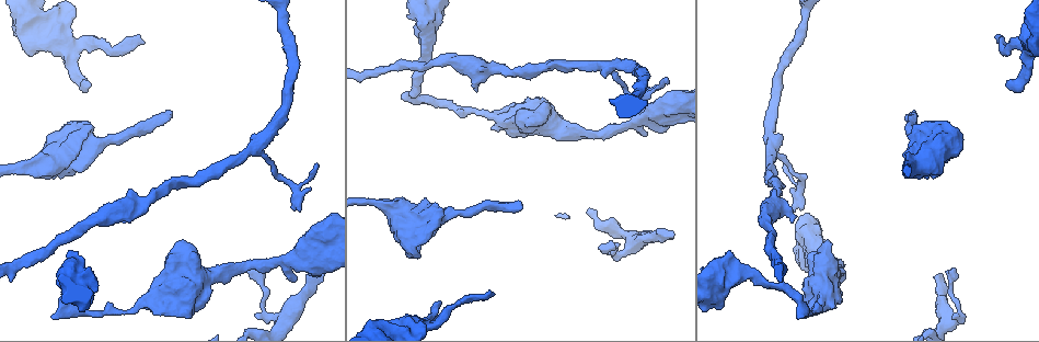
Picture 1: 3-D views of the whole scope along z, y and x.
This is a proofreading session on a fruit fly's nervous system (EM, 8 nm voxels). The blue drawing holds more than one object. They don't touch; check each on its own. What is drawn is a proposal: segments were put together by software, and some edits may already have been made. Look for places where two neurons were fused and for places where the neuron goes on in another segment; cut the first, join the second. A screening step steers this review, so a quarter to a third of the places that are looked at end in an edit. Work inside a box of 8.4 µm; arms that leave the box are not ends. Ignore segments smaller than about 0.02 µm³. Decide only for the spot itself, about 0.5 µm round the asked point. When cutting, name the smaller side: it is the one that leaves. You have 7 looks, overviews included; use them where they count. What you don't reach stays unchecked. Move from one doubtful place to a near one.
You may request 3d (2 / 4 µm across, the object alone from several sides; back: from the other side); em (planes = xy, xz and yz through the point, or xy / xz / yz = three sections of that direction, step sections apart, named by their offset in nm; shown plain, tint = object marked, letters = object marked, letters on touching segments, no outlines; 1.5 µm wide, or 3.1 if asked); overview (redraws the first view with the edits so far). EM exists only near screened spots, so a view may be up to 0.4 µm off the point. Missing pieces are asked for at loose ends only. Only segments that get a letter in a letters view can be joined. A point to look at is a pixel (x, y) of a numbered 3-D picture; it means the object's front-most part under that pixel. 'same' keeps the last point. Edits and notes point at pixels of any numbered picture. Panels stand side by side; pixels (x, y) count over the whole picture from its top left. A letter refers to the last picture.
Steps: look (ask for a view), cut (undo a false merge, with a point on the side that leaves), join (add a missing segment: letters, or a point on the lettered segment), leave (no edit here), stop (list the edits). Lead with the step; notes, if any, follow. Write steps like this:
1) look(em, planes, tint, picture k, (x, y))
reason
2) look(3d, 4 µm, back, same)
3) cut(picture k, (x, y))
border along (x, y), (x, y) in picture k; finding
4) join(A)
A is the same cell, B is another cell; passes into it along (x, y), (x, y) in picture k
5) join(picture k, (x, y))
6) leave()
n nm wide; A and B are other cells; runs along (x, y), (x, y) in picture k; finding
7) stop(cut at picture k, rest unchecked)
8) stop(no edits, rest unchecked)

look(3d, 2 µm, picture 1, (404, 93))

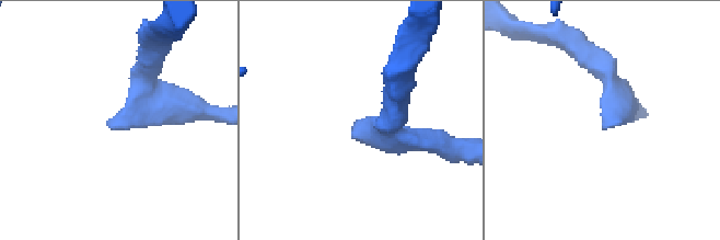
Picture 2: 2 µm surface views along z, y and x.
look(em, xy, step 8, letters, picture 2, (355, 125))
arms of 190, 200 nm

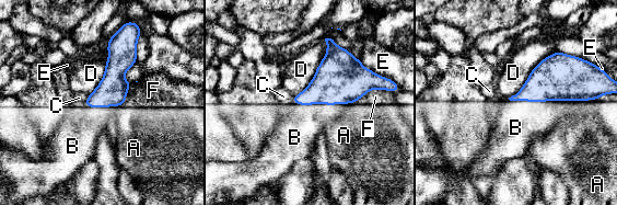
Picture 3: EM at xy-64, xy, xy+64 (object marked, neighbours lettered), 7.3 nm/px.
look(em, xz, step 4, letters, same)
another direction

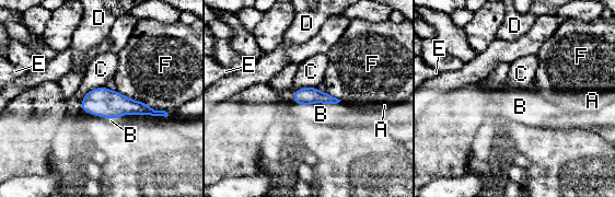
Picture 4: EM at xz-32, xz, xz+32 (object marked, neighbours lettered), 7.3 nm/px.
join(B)
F touches over 360 nm; B is the same cell, A, C, D, E and F are other cells; passes into it along (306, 95), (312, 103), (321, 114) in picture 4; it goes on there

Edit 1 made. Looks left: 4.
look(em, planes, plain, picture 1, (674, 235))

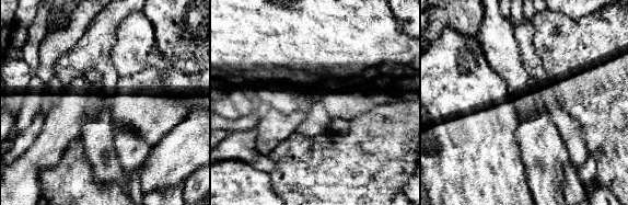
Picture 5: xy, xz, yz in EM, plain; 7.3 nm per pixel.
look(em, planes, letters, same)

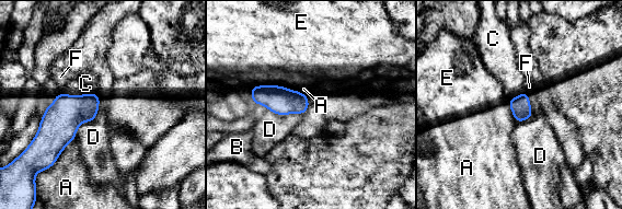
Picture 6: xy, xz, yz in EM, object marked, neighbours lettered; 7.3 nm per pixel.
leave()
A, B, C, D, E and F are other cells; none of them fits

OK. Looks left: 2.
look(3d, 4 µm, picture 1, (795, 209))
free end

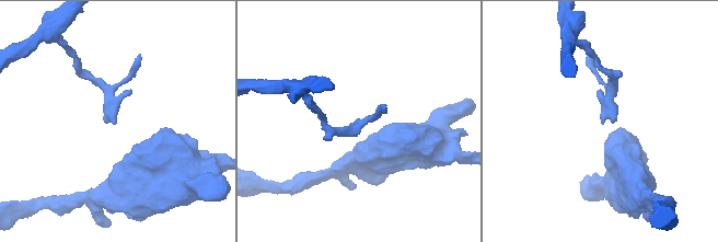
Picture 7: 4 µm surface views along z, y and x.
look(em, planes, letters, picture 7, (357, 119))

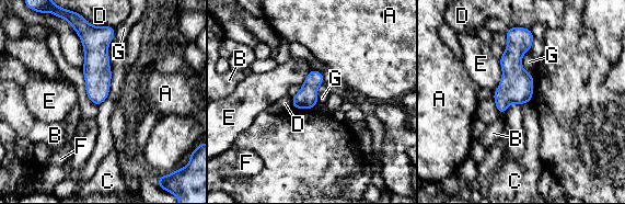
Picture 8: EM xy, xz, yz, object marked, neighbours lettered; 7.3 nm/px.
leave()
A, B, C, D, E, F and G are other cells; border along (499, 59), (501, 79), (493, 92) in picture 8; none of them fits

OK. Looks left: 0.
stop(join at picture 4, rest unchecked)

